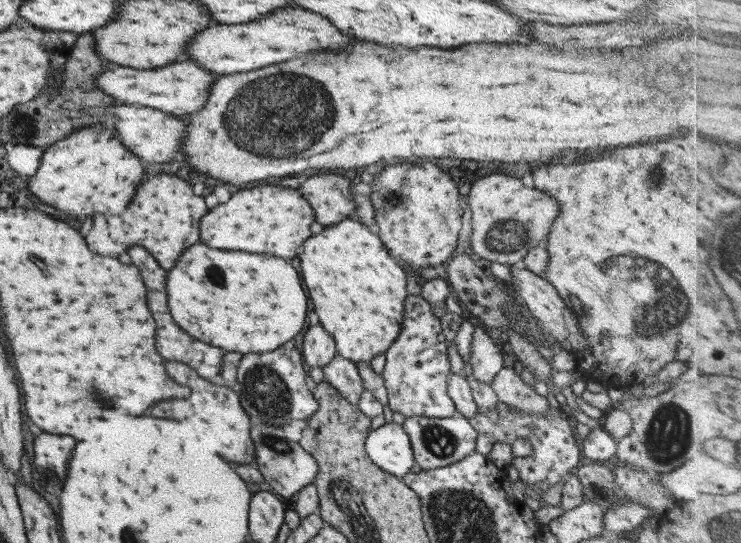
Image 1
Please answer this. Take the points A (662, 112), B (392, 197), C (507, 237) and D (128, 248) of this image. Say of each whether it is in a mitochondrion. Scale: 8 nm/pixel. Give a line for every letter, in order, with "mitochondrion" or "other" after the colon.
A: other
B: mitochondrion
C: mitochondrion
D: other

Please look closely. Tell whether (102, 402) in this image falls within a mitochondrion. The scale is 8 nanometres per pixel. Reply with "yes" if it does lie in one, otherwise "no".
yes

